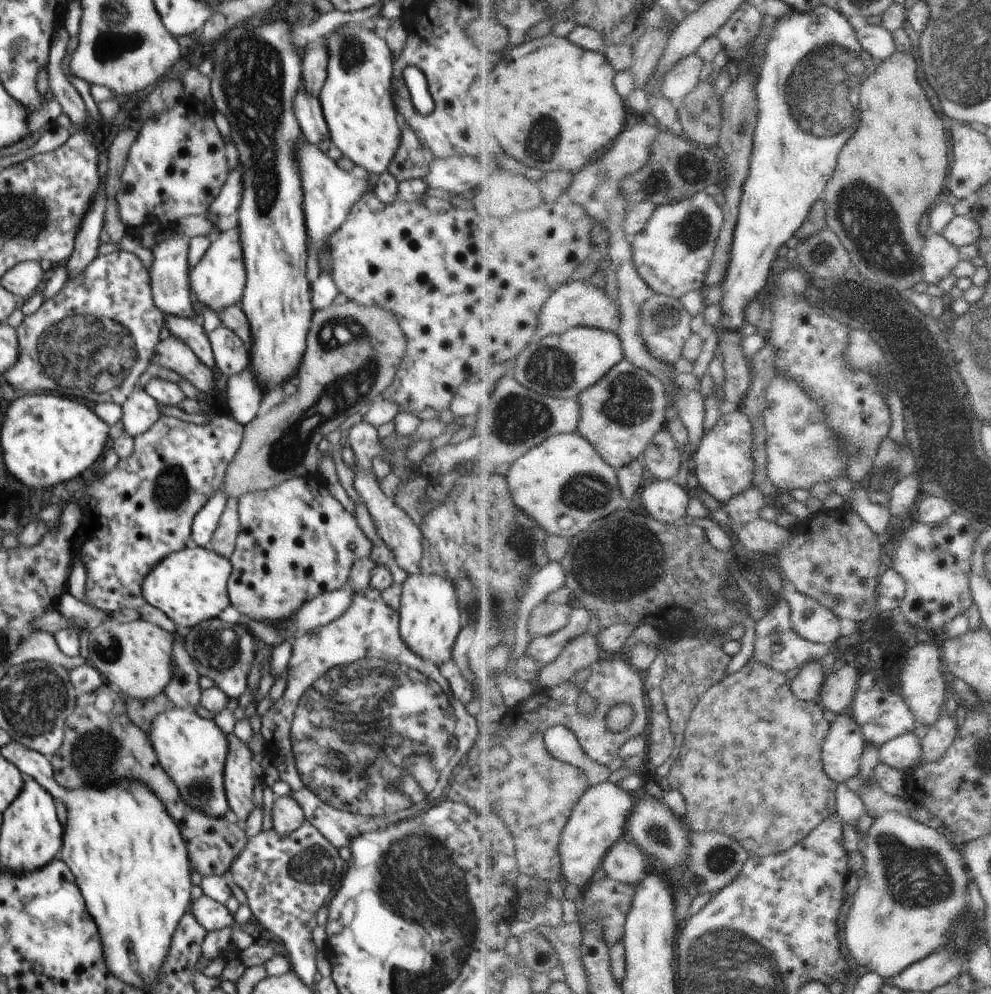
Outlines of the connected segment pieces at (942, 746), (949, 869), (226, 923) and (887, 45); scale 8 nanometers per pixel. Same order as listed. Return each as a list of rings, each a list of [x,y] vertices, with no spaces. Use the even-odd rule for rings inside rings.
[[[948,712],[940,714],[940,718],[928,727],[923,738],[923,759],[926,764],[932,764],[940,760],[946,750],[952,746],[956,738],[956,718],[952,718]]]
[[[904,811],[886,813],[874,822],[868,835],[869,846],[864,852],[866,866],[846,923],[847,946],[862,970],[895,978],[948,945],[952,924],[956,928],[956,922],[962,920],[962,912],[968,906],[964,900],[968,876],[960,864],[963,854],[954,848],[955,842]]]
[[[202,893],[194,898],[189,907],[198,924],[207,932],[234,927],[234,918],[226,905],[208,898],[206,894]]]
[[[883,24],[866,25],[858,31],[858,36],[869,56],[879,62],[890,60],[898,52],[895,33]]]

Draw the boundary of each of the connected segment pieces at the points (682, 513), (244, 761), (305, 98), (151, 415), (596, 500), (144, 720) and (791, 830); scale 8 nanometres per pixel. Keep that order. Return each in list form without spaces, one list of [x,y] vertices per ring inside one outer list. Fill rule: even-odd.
[[[657,479],[641,491],[643,505],[647,512],[664,524],[678,525],[688,516],[688,504],[694,496],[675,479]]]
[[[233,732],[226,735],[228,756],[224,764],[224,788],[230,806],[231,817],[247,820],[256,808],[252,802],[253,791],[258,780],[250,762],[253,752]]]
[[[304,82],[294,98],[294,116],[300,125],[301,136],[310,144],[320,144],[329,138],[329,128],[324,118],[319,96],[308,94]]]
[[[135,386],[124,404],[119,425],[130,436],[146,432],[161,417],[159,404],[140,386]]]
[[[579,432],[574,434],[560,434],[544,444],[526,453],[511,468],[507,476],[510,490],[513,492],[516,504],[534,518],[542,528],[551,535],[574,538],[581,532],[587,531],[599,520],[607,519],[622,508],[624,496],[620,484],[619,471],[596,450],[591,441],[586,440]],[[564,516],[572,516],[574,525],[571,528],[560,528],[560,520]]]
[[[160,692],[158,696],[154,696],[152,700],[136,700],[130,697],[124,697],[124,700],[130,720],[148,735],[154,718],[166,711],[171,705],[163,692]]]
[[[752,659],[751,663],[739,673],[728,677],[725,682],[713,686],[694,709],[690,724],[686,730],[685,743],[680,758],[672,767],[667,778],[674,789],[681,790],[688,798],[688,810],[690,810],[690,814],[686,818],[688,826],[693,831],[701,832],[706,832],[706,830],[724,832],[724,828],[726,828],[726,832],[730,836],[736,836],[752,856],[784,854],[784,852],[792,850],[792,848],[796,848],[798,844],[804,842],[820,824],[839,812],[839,783],[832,780],[831,776],[828,776],[823,759],[824,746],[832,728],[832,723],[828,720],[826,711],[827,709],[821,701],[808,702],[796,696],[788,676],[778,672],[776,668],[772,668],[768,664],[762,664],[760,660]]]

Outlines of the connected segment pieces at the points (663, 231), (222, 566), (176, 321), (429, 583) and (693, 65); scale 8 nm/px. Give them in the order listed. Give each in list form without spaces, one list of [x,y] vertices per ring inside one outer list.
[[[705,191],[678,203],[659,205],[646,230],[633,238],[634,262],[636,262],[642,278],[650,284],[655,294],[665,294],[677,299],[681,299],[689,292],[704,290],[708,275],[711,274],[712,262],[724,225],[725,210],[723,206],[720,206],[714,197]]]
[[[190,543],[184,550],[166,556],[144,579],[142,594],[154,608],[161,610],[176,626],[192,628],[205,620],[218,618],[231,605],[227,582],[232,574],[229,559]]]
[[[163,314],[163,317],[171,334],[176,336],[178,340],[182,340],[188,348],[191,348],[200,362],[203,362],[207,368],[217,373],[213,350],[203,326],[191,318],[172,316],[172,314]]]
[[[407,574],[408,577],[401,585],[399,613],[399,633],[408,648],[432,662],[446,672],[461,666],[452,657],[452,646],[464,626],[464,607],[459,604],[459,595],[455,585],[443,576],[433,574]]]
[[[696,53],[682,60],[668,76],[664,87],[664,96],[677,103],[683,103],[700,86],[702,70],[706,60]]]

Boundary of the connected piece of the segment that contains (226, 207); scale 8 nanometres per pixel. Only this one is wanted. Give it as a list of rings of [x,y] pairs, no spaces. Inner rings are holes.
[[[236,168],[230,170],[220,194],[210,205],[210,216],[224,216],[226,218],[226,216],[236,214],[238,208],[240,208],[242,192],[244,192],[244,186],[242,186],[242,168],[240,170]]]

